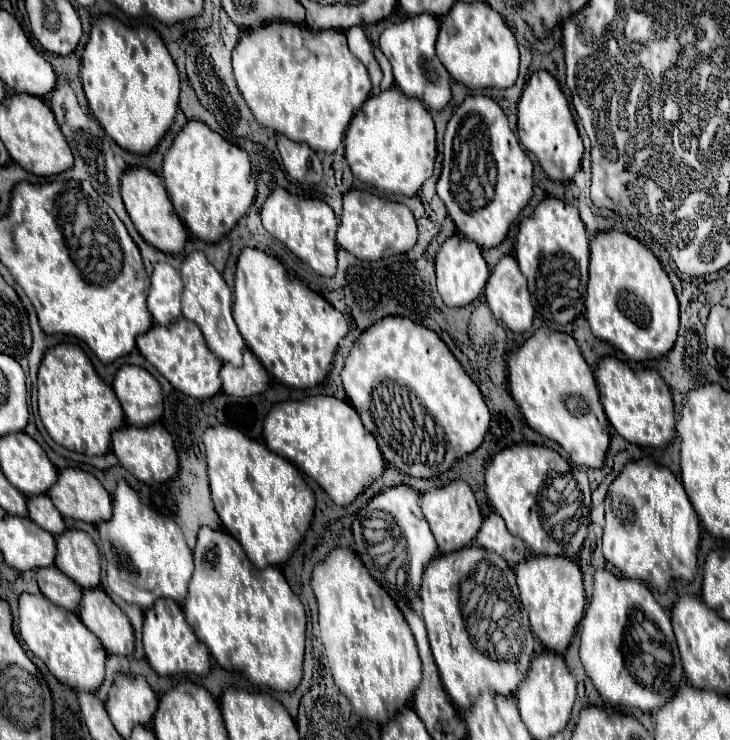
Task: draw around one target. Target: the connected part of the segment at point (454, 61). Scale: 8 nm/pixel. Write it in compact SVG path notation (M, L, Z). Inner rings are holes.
M456 1L456 5L450 9L450 13L440 25L436 53L452 75L452 79L470 89L506 89L512 87L518 79L518 41L502 19L502 15L482 1Z

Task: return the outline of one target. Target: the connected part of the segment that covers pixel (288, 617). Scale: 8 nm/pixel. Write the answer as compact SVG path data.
M200 529L198 543L194 547L194 575L182 609L196 637L208 645L212 657L224 669L240 669L252 683L266 685L276 691L294 691L300 683L306 639L304 607L276 567L270 565L266 569L256 569L246 557L242 545L224 529Z

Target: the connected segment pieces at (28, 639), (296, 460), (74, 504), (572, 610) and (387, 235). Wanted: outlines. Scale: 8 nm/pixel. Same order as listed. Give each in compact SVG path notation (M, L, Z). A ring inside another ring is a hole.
M22 593L20 595L20 635L28 649L40 657L50 673L64 685L70 685L72 689L84 689L94 691L104 681L104 663L106 663L106 649L100 645L98 637L80 621L80 617L72 611L60 609L58 605L52 605L48 597L42 593Z
M332 395L282 401L270 407L264 417L264 443L312 477L336 505L350 505L386 467L374 435L366 431L356 409Z
M66 467L48 489L48 497L62 517L98 523L112 517L112 499L102 483L88 471Z
M536 555L516 565L516 583L520 589L520 601L528 611L534 635L542 641L546 649L554 653L564 653L586 609L586 593L582 585L580 567L564 557Z
M352 189L344 195L344 211L338 227L338 247L356 255L358 259L378 261L396 253L406 253L416 245L418 231L412 211L396 201L382 201L380 197Z

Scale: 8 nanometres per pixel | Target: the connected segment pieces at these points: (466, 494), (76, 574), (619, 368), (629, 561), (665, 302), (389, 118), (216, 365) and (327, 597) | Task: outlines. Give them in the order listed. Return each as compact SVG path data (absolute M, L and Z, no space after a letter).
M454 479L444 487L436 487L422 493L422 513L426 521L430 523L430 529L436 537L440 553L452 553L452 551L468 547L482 525L482 515L476 505L476 497L470 485L462 479Z
M68 529L56 539L56 567L82 589L100 585L100 553L86 531Z
M602 357L596 367L596 383L606 417L626 441L640 447L662 447L674 439L674 403L664 379L655 370L633 370L616 357Z
M648 457L624 465L622 473L610 485L606 497L606 525L602 537L606 561L612 563L618 571L622 571L622 575L644 581L646 585L664 591L670 579L682 577L690 581L694 577L698 541L700 541L700 519L696 517L696 511L692 509L692 503L688 501L684 487L676 479L676 475L668 467L662 467Z
M602 231L590 243L586 319L598 339L612 343L632 361L658 359L676 341L680 309L674 287L654 253L628 233Z
M392 87L366 99L356 111L344 139L346 161L352 173L384 191L396 195L416 195L426 179L434 173L436 159L436 129L434 119L422 101L404 97L400 89Z
M184 317L166 325L154 325L148 333L136 337L136 345L140 353L172 383L174 389L196 397L210 399L220 391L220 367L222 361L208 349L200 327Z
M346 547L332 549L324 557L324 561L314 567L312 591L318 601L320 637L336 687L350 699L356 713L372 721L386 723L398 709L406 707L416 685L422 679L416 643L400 609L396 607L392 597L378 585L378 581L372 581L372 575L368 573L368 569L364 569L360 557L356 557L356 553Z

